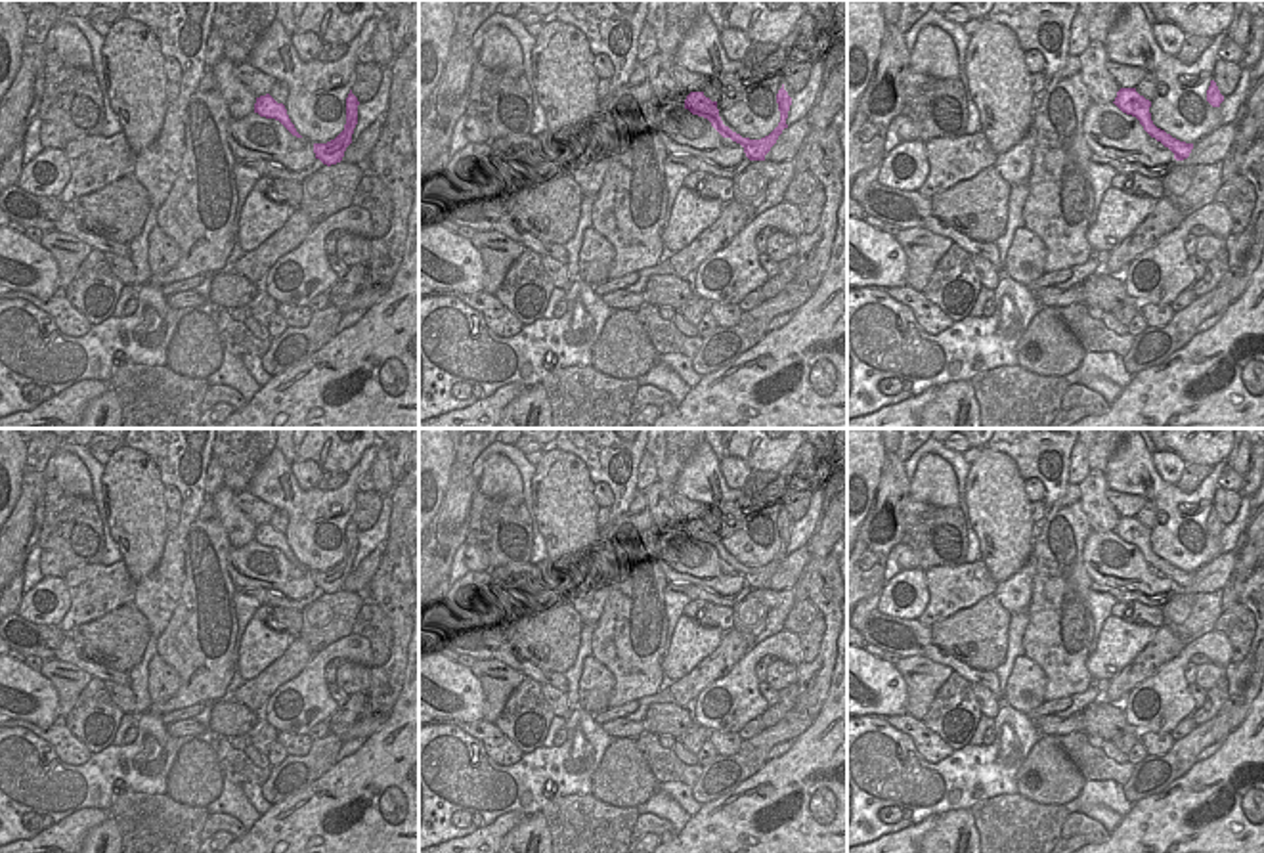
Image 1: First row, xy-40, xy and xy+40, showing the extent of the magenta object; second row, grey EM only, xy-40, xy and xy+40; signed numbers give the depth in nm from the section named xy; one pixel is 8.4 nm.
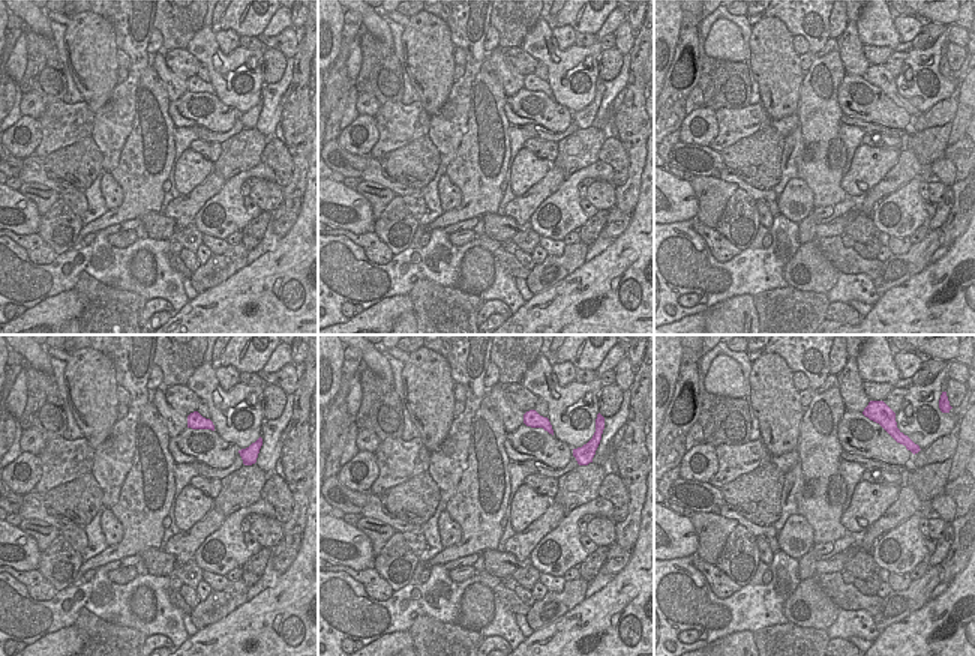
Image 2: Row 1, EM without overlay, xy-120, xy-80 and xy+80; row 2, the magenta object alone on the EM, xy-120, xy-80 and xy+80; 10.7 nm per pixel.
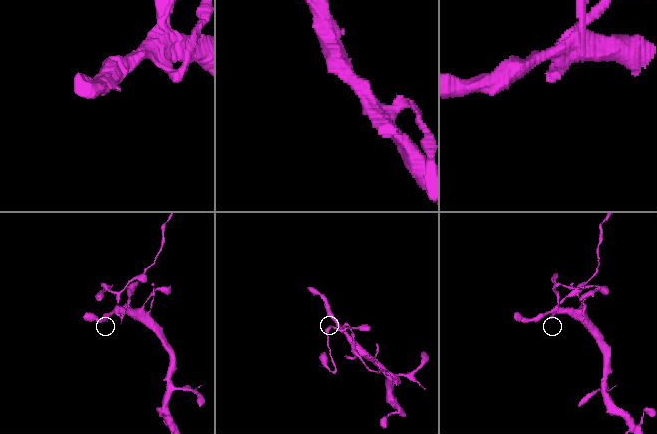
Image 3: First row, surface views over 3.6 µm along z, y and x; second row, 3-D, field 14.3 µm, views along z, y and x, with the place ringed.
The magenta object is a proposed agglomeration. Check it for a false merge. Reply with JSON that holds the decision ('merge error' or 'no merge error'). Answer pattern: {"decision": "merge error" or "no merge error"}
{"decision": "merge error"}

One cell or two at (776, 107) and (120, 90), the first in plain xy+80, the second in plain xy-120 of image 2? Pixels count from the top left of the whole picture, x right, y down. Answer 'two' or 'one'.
two

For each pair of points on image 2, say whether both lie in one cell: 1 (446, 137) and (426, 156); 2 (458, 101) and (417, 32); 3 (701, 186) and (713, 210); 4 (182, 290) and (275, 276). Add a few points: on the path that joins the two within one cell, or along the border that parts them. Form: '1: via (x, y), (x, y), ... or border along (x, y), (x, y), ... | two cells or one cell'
1: border along (426, 135), (438, 153), (440, 164) | two cells
2: border along (455, 81), (447, 99), (431, 116) | two cells
3: via (707, 189), (711, 194), (711, 204) | one cell
4: border along (198, 294), (174, 314) | two cells

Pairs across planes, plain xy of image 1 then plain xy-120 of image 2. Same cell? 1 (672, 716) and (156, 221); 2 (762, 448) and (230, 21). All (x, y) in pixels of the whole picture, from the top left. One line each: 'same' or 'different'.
1: same
2: same

